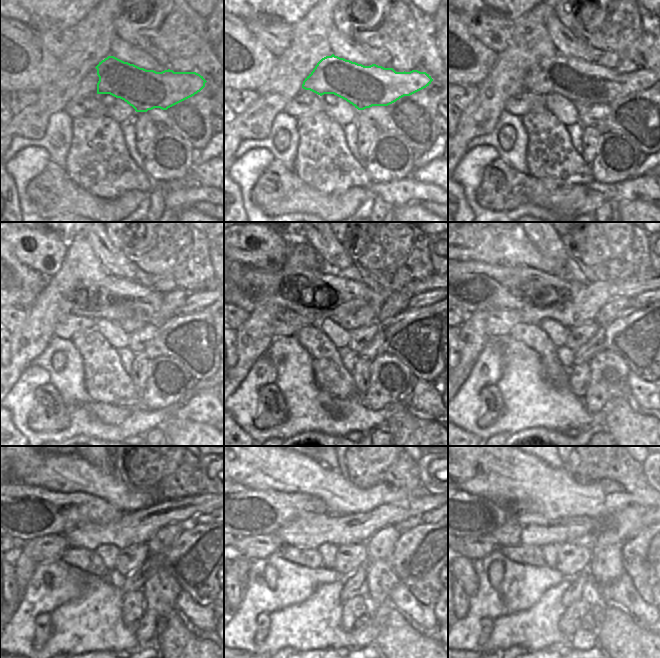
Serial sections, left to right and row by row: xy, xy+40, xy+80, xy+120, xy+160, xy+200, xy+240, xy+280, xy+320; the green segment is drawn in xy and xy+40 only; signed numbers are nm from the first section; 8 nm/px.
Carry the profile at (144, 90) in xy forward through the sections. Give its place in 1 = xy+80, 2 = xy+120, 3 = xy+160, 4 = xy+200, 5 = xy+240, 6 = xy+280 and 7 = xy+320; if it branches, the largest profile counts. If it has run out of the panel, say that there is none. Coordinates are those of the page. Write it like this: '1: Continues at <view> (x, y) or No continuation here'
1: Continues at xy+80 (580, 81)
2: Continues at xy+120 (113, 298)
3: Continues at xy+160 (255, 286)
4: Continues at xy+200 (473, 287)
5: Continues at xy+240 (25, 512)
6: Continues at xy+280 (244, 512)
7: Continues at xy+320 (468, 515).

